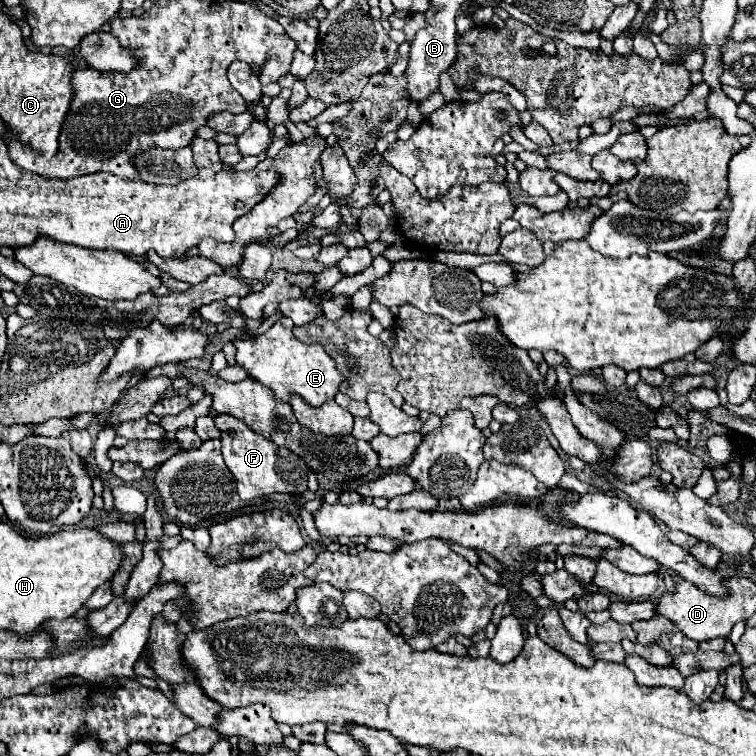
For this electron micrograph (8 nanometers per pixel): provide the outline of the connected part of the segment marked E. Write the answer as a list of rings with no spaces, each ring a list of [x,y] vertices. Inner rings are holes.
[[[282,317],[266,333],[250,339],[234,339],[236,363],[242,365],[250,377],[274,389],[276,399],[288,401],[290,393],[298,393],[310,405],[318,407],[324,401],[334,399],[342,383],[342,373],[338,373],[334,359],[322,349],[322,345],[306,345],[292,333],[292,321]]]

